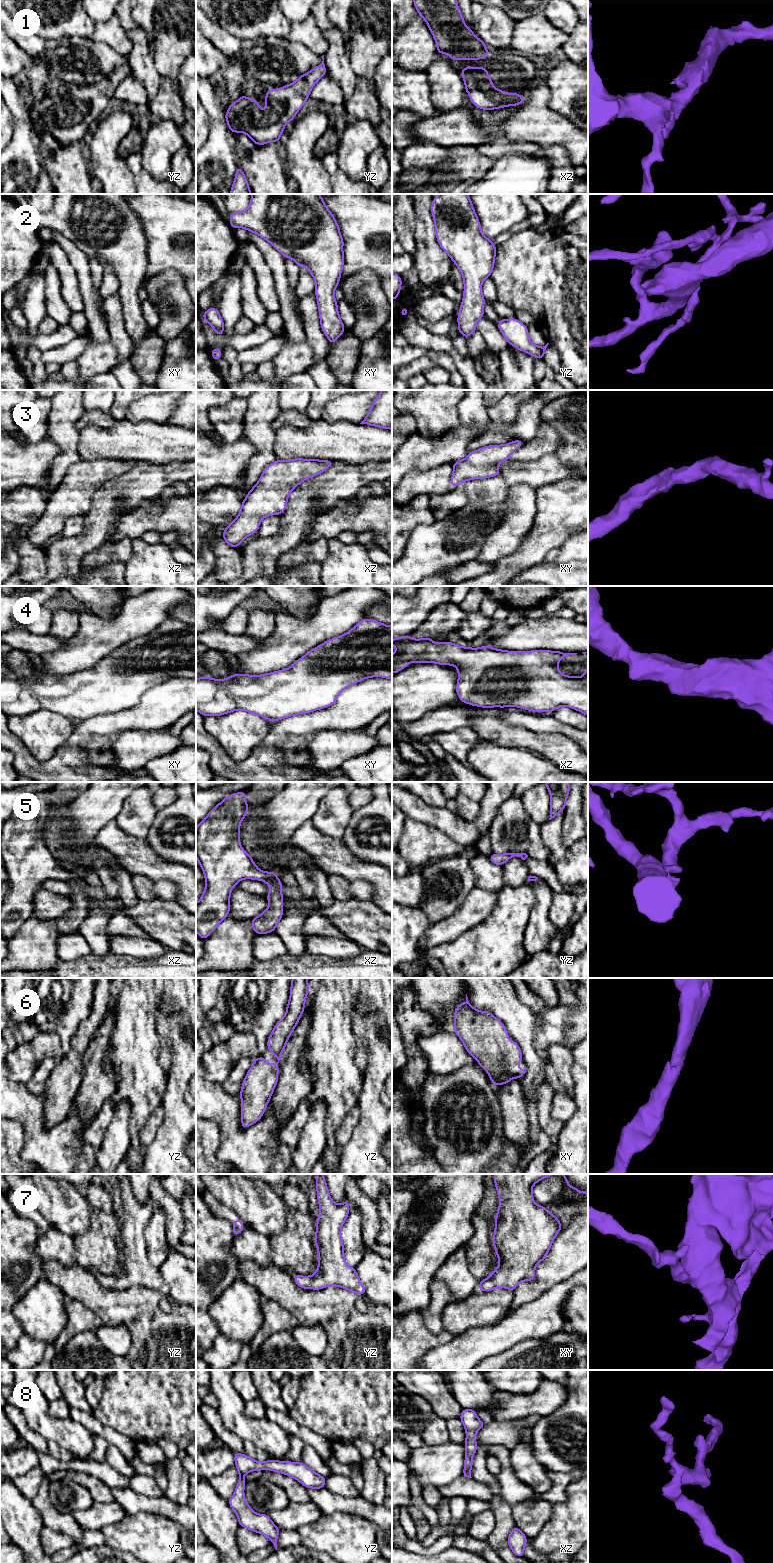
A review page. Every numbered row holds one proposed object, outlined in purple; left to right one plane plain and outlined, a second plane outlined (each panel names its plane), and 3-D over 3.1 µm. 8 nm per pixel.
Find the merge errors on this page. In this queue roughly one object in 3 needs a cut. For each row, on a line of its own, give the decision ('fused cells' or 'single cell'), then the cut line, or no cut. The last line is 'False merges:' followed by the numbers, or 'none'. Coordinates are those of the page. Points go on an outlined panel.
1: single cell | no cut
2: single cell | no cut
3: single cell | no cut
4: single cell | no cut
5: single cell | no cut
6: single cell | no cut
7: single cell | no cut
8: single cell | no cut
False merges: none

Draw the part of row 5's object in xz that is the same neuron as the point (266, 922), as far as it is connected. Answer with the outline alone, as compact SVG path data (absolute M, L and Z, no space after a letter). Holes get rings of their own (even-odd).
M237 792L225 797L196 828L197 863L203 870L206 883L205 890L196 903L196 931L203 940L207 939L221 921L229 915L232 888L243 879L260 880L270 887L266 897L269 907L259 916L251 919L255 934L274 932L283 916L281 888L284 884L274 871L261 871L240 844L240 824L249 810L246 794L247 792Z

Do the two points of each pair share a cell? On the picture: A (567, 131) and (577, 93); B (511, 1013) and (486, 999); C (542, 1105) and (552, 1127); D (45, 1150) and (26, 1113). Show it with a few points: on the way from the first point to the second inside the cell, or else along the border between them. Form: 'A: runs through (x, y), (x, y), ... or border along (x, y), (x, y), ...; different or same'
A: border along (549, 108), (566, 116), (577, 127); different
B: runs through (505, 1007), (497, 999), (492, 999); same
C: runs through (544, 1110), (544, 1117), (547, 1122); same
D: runs through (39, 1141), (33, 1122); same

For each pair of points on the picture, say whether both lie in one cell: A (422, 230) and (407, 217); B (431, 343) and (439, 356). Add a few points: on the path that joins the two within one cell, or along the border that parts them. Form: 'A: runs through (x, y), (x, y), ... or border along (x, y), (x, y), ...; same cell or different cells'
A: border along (413, 204), (415, 212), (415, 248); different cells
B: border along (428, 349), (444, 350), (452, 358), (455, 365); different cells

